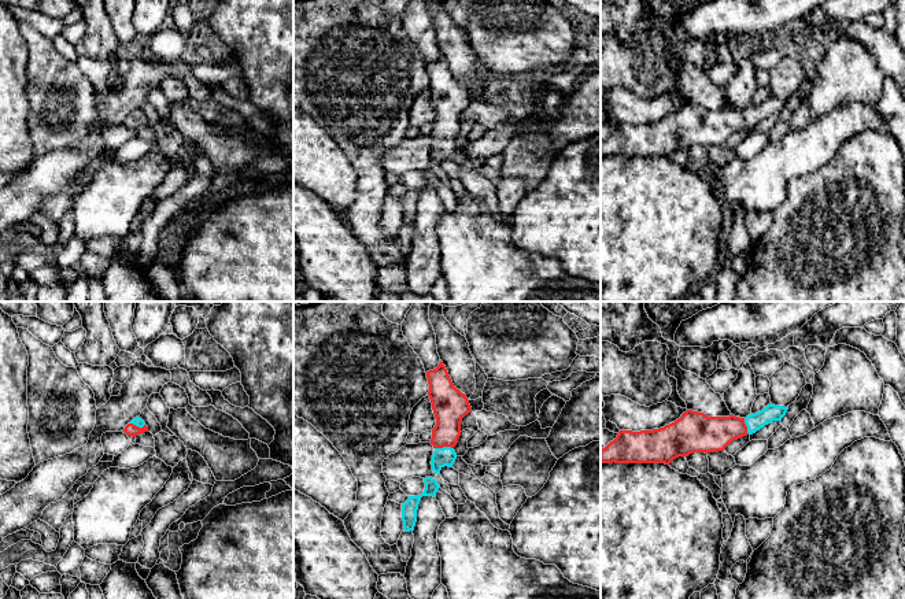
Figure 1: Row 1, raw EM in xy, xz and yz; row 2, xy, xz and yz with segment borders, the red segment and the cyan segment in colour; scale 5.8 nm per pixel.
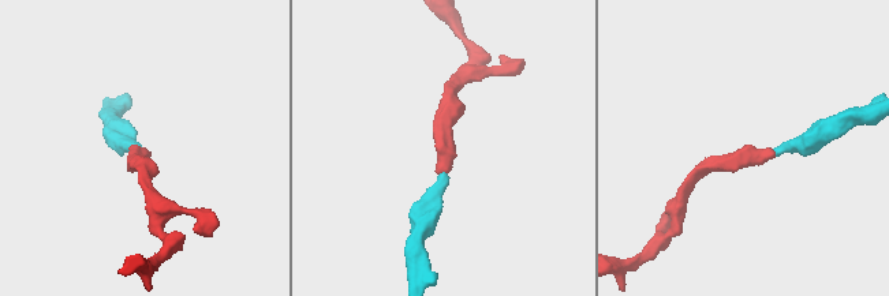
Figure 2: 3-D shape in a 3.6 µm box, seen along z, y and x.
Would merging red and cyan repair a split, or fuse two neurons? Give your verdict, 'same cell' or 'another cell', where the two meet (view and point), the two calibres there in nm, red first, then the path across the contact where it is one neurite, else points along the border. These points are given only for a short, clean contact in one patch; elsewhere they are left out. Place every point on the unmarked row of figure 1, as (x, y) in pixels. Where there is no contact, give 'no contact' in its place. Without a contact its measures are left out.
same cell; meets red in xz at (443, 139); 200 nm thick on the red side, 110 nm on the other; runs through xz (450, 98), (443, 139), (443, 150)

